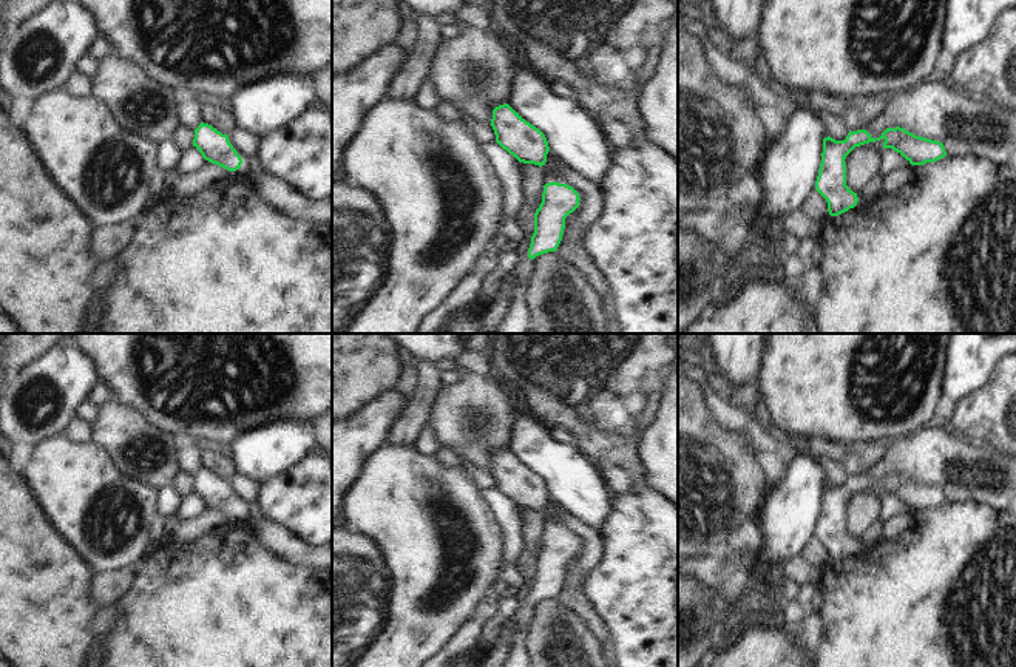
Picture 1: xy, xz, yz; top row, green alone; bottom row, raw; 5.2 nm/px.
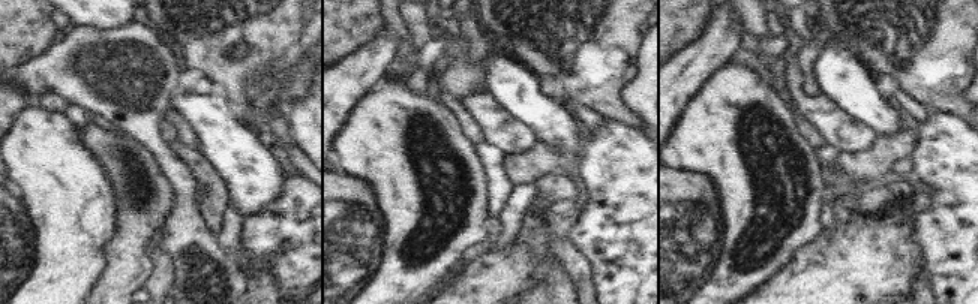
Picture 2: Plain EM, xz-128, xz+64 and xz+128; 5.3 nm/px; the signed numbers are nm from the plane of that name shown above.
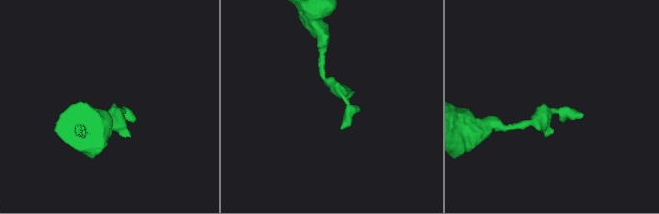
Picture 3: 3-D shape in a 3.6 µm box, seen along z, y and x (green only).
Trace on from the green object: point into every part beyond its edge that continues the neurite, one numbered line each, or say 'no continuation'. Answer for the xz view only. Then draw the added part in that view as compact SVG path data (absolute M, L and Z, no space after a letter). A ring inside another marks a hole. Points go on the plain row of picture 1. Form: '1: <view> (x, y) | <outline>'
1: xz (518, 656) | M522 581L522 585L514 593L517 601L517 610L514 611L511 621L514 622L513 630L513 645L502 667L530 667L528 652L525 648L525 636L528 633L528 625L533 619L533 605L528 604L528 594L531 590L531 582Z

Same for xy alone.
no continuation

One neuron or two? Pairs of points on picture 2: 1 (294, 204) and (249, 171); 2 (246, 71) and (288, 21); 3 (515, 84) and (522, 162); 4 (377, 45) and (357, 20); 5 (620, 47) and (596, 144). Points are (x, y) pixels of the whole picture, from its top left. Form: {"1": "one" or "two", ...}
{"1": "two", "2": "one", "3": "two", "4": "two", "5": "two"}

